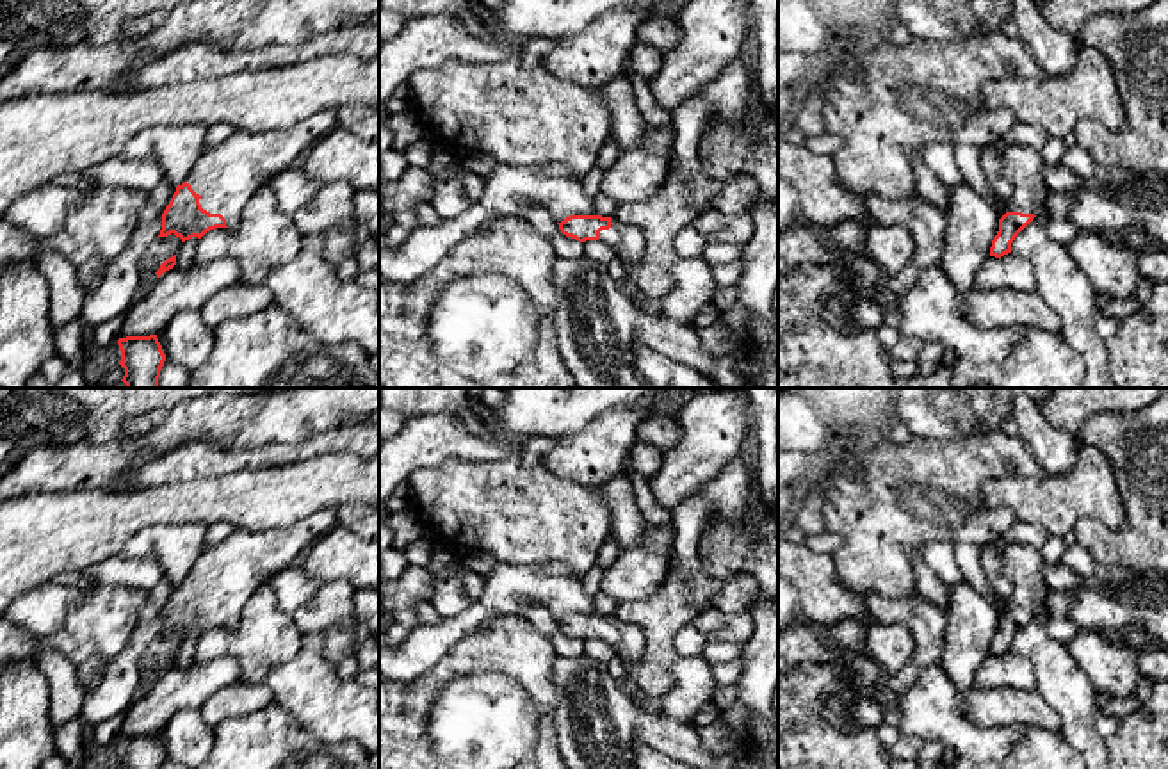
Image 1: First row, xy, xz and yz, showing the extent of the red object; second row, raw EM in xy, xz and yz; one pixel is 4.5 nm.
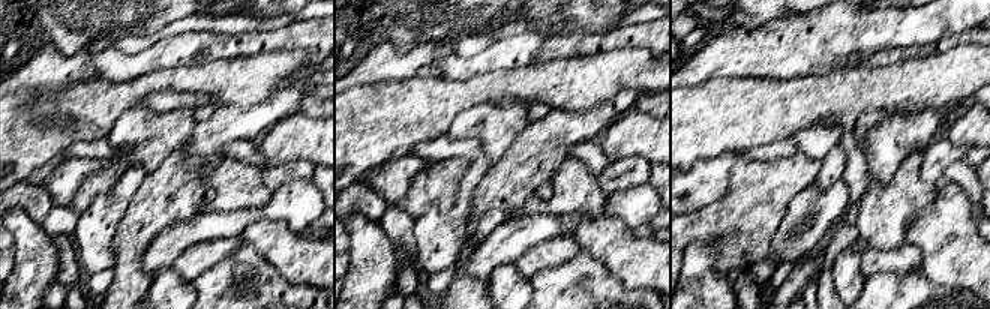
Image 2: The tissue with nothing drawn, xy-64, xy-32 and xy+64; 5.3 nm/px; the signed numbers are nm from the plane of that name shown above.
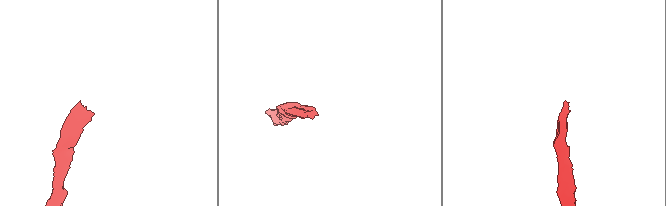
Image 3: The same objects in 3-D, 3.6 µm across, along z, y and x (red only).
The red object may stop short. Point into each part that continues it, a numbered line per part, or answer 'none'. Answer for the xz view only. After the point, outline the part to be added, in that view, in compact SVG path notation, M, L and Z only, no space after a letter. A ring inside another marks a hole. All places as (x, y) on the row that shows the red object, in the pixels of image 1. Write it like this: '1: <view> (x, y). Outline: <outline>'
1: xz (627, 241). Outline: M611 217L611 228L600 231L600 240L607 242L623 263L636 263L645 256L646 242L637 226Z

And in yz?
1: yz (1024, 166). Outline: M1010 144L1004 150L1002 162L1006 178L1013 189L1006 206L1008 212L1038 215L1050 194L1043 180L1047 166L1040 151L1024 144Z

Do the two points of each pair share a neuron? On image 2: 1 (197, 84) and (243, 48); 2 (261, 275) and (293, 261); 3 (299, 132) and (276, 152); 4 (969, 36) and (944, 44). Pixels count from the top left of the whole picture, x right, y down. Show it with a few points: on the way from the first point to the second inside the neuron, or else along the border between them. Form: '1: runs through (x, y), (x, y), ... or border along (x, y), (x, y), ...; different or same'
1: border along (264, 50), (249, 56), (195, 63); different
2: border along (249, 245), (288, 282), (306, 285); different
3: runs through (293, 138), (282, 146); same
4: runs through (963, 38), (950, 41); same

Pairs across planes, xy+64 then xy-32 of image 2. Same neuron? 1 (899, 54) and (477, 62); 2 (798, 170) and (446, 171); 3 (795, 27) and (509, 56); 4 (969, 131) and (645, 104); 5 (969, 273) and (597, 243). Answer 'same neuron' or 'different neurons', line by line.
1: same neuron
2: same neuron
3: different neurons
4: different neurons
5: same neuron

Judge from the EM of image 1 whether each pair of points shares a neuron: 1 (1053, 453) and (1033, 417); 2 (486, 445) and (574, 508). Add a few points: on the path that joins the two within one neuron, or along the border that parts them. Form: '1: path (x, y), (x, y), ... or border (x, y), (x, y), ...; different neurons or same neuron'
1: path (1047, 444), (1033, 426); same neuron
2: border (526, 437), (502, 440), (502, 454), (494, 461); different neurons

